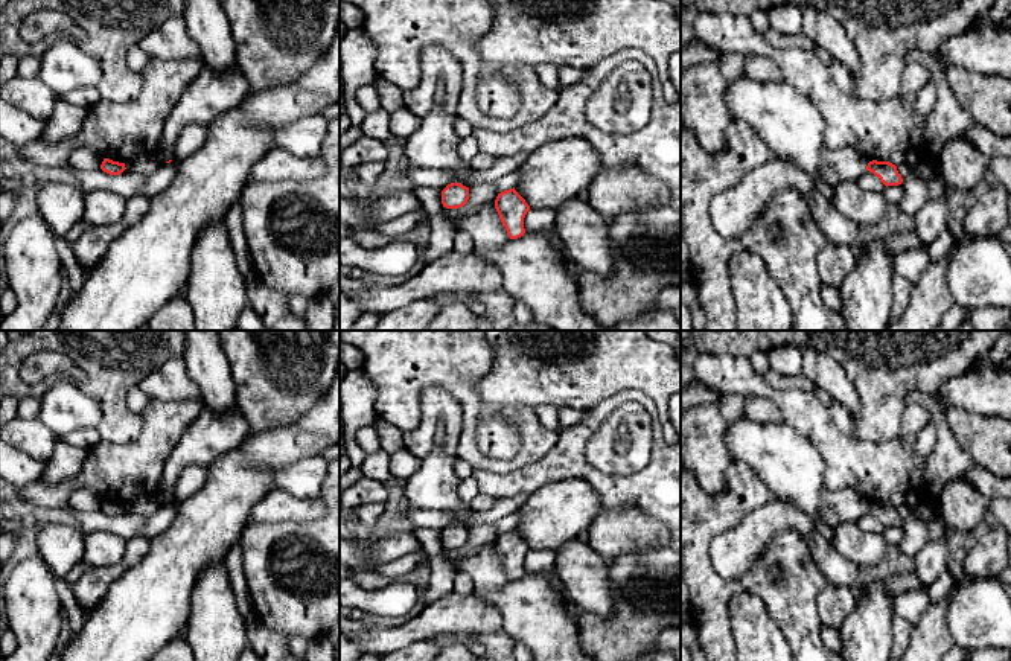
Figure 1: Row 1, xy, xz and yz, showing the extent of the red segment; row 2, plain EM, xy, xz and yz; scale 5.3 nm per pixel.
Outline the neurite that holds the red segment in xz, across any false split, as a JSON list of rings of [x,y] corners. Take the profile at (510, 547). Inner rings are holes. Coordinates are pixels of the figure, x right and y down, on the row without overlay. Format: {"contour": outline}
{"contour": [[[515,528],[498,535],[495,550],[510,580],[524,577],[524,559],[530,551],[530,547],[515,532]]]}

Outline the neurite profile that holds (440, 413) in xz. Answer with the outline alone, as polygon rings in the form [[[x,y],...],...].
[[[429,387],[420,394],[420,410],[420,423],[403,433],[403,448],[425,460],[435,449],[437,434],[442,433],[446,451],[457,454],[463,417],[460,404],[448,390]]]

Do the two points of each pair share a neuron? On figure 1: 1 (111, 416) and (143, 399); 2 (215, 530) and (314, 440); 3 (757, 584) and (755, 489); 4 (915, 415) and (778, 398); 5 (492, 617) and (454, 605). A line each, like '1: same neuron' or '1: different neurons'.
1: different neurons
2: same neuron
3: same neuron
4: same neuron
5: same neuron

